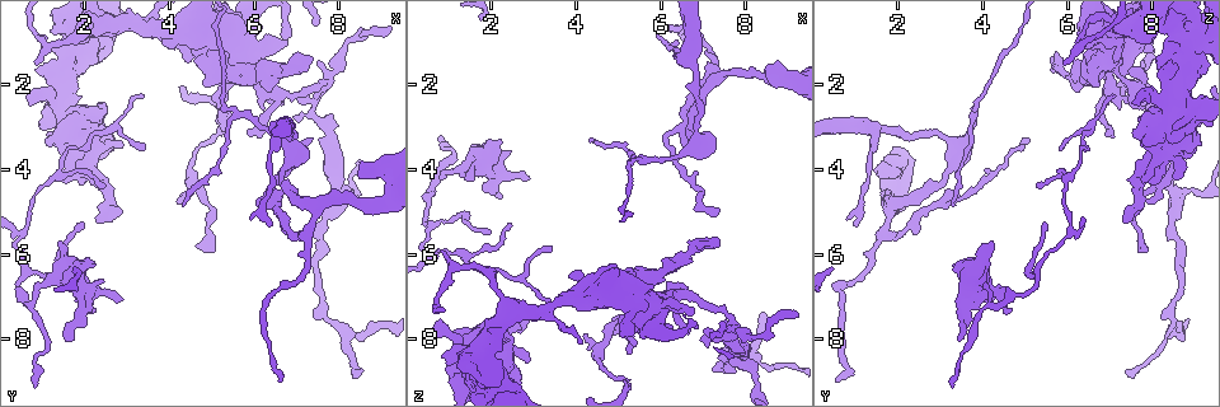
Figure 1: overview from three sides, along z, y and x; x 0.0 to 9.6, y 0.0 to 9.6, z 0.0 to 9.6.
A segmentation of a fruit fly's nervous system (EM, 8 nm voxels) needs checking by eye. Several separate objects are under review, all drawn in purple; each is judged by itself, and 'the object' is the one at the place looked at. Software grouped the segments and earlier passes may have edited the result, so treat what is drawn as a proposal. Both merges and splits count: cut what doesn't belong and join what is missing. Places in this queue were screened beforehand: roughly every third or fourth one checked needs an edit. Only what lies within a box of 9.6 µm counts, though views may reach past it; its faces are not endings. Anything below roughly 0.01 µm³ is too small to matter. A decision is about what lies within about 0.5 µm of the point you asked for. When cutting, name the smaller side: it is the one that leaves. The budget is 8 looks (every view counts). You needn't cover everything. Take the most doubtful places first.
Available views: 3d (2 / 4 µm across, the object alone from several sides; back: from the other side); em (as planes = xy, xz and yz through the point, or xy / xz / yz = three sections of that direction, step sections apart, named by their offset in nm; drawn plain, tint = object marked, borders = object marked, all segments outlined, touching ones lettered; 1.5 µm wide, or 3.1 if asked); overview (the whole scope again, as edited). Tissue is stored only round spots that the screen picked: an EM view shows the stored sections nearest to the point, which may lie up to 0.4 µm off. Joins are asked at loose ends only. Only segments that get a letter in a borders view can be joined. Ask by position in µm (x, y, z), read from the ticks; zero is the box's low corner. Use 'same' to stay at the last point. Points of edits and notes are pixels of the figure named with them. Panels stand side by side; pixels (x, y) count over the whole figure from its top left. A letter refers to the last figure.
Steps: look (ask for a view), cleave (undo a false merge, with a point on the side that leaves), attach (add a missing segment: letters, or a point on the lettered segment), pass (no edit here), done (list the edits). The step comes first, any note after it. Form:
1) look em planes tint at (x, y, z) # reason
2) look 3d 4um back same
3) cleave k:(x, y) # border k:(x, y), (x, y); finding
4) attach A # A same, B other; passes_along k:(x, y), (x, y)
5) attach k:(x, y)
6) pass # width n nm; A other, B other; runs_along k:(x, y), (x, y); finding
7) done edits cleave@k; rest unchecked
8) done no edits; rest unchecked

look em planes borders at (7.70, 1.95, 7.70) # abrupt turn

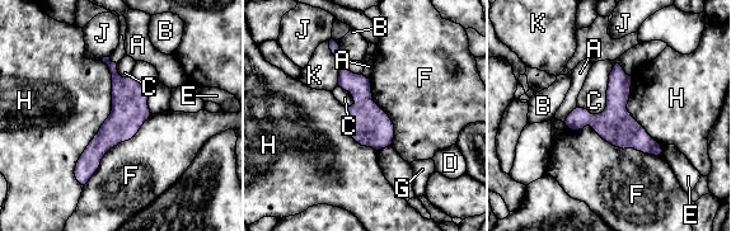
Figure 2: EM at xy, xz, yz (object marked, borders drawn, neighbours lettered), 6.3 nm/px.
pass # width 240 nm; A other, B other, C other, D other, E other, F other, G other, H other, J other, K other; all the same neuron

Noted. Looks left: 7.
look 3d 2um at (0.80, 1.40, 5.90)

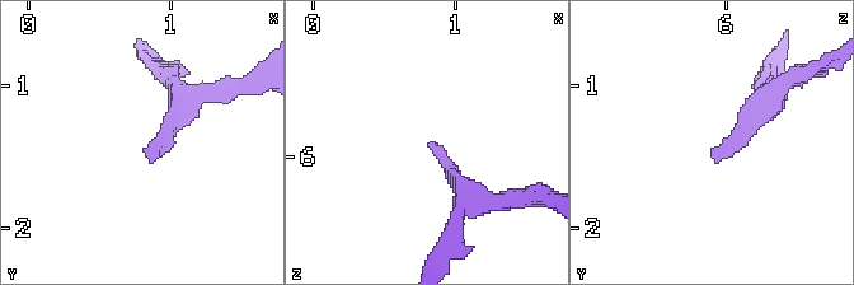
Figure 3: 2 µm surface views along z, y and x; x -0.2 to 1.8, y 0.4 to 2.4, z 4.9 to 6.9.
look em xy step 8 borders at (0.84, 1.48, 5.88) # need the tissue

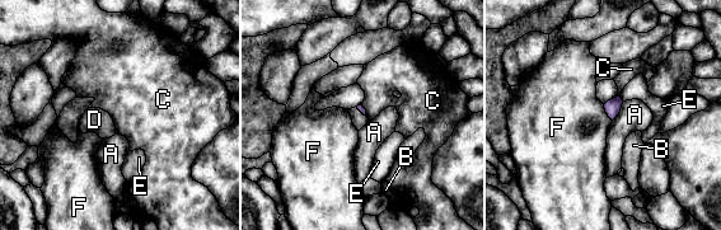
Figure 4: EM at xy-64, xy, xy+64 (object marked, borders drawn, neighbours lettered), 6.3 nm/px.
look em planes borders same

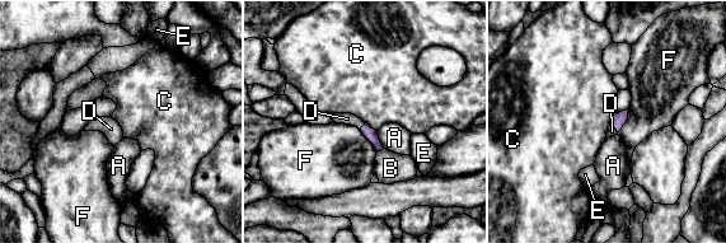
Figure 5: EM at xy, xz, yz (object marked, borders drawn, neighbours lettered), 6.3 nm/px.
attach D # A other, B other, C other, D same, E other, F other; passes_along 5:(370, 134), (361, 127), (347, 118); it goes on there

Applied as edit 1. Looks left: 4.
look overview # see it whole again

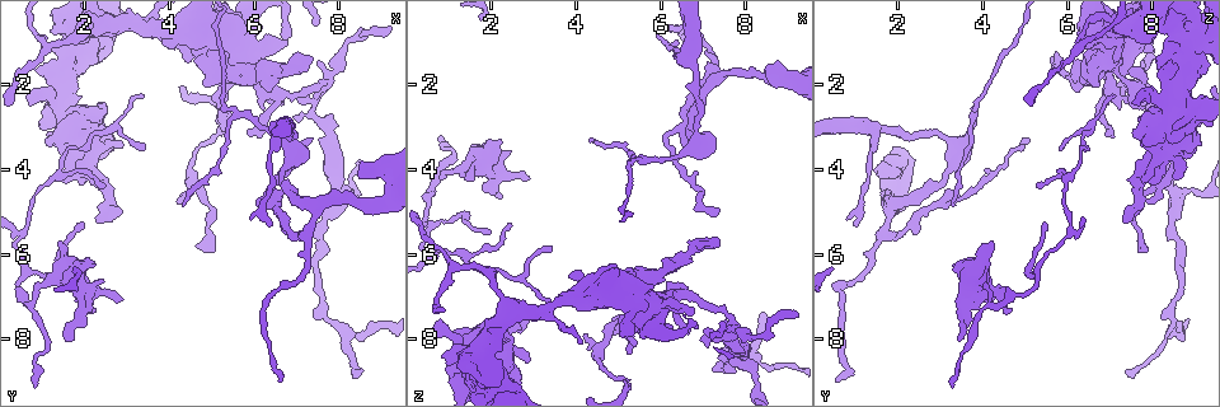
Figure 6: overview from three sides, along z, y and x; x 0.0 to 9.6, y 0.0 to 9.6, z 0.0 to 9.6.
look em planes plain at (7.25, 5.50, 1.65) # a fork

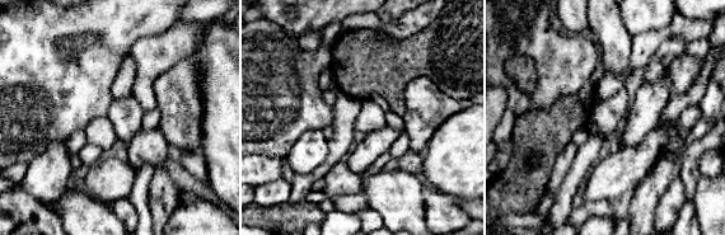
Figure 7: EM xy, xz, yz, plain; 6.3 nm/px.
look em planes tint same # where the object lies

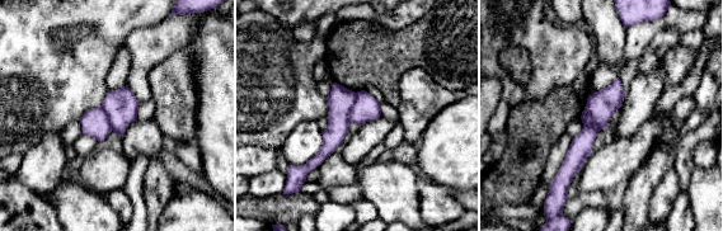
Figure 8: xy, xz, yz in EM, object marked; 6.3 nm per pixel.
look em planes borders same # see the neighbours

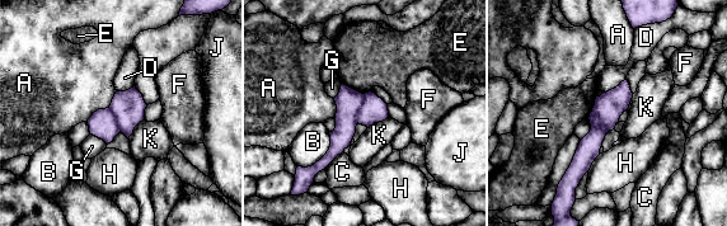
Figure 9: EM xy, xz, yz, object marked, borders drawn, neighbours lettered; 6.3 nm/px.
cleave 9:(348, 100) # width 180 nm; A other, B other, C other, D other, E other, F other, G other, H other, J other, K other; border 9:(364, 94), (356, 122); a second neuron is stuck on

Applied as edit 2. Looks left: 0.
done edits attach@5, cleave@9; rest unchecked

